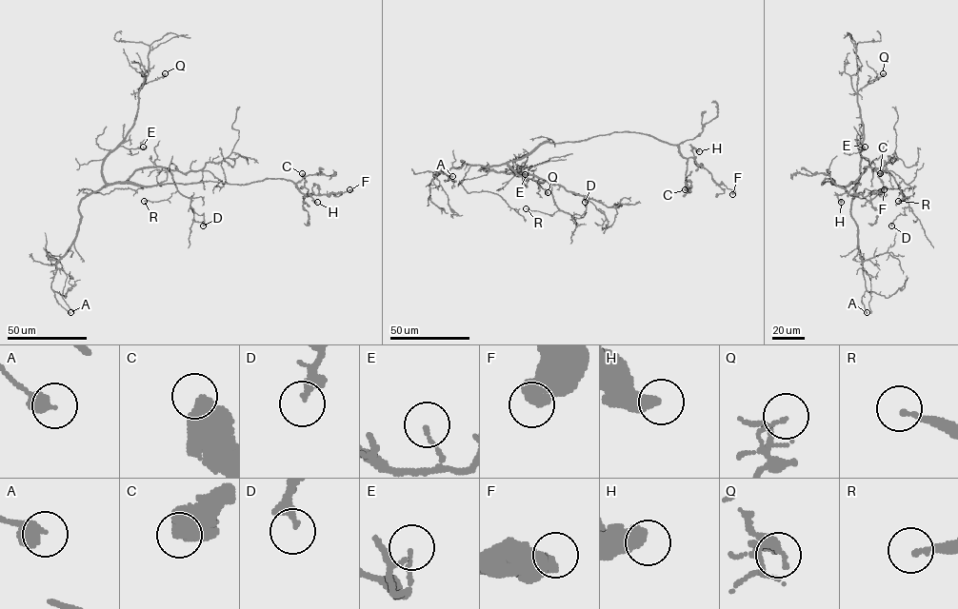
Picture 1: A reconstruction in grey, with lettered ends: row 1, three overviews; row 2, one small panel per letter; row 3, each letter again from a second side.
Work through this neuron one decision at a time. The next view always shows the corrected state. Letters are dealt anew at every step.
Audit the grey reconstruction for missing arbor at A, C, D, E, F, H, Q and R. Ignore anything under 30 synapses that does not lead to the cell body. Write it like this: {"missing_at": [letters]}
{"missing_at": ["C"]}

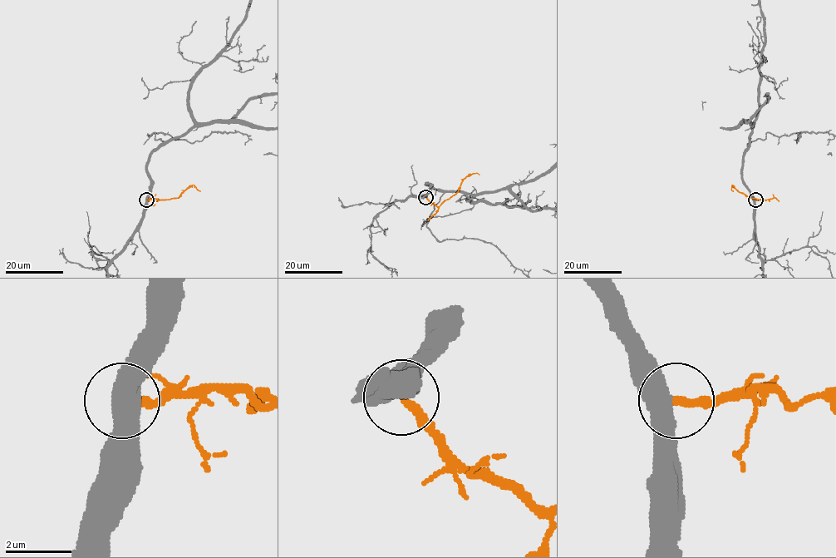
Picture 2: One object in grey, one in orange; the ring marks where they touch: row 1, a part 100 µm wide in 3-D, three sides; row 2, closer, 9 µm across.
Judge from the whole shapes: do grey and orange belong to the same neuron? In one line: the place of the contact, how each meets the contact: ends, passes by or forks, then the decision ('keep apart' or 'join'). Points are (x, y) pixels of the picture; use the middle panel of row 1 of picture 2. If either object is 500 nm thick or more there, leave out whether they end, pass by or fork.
place (425, 197); join

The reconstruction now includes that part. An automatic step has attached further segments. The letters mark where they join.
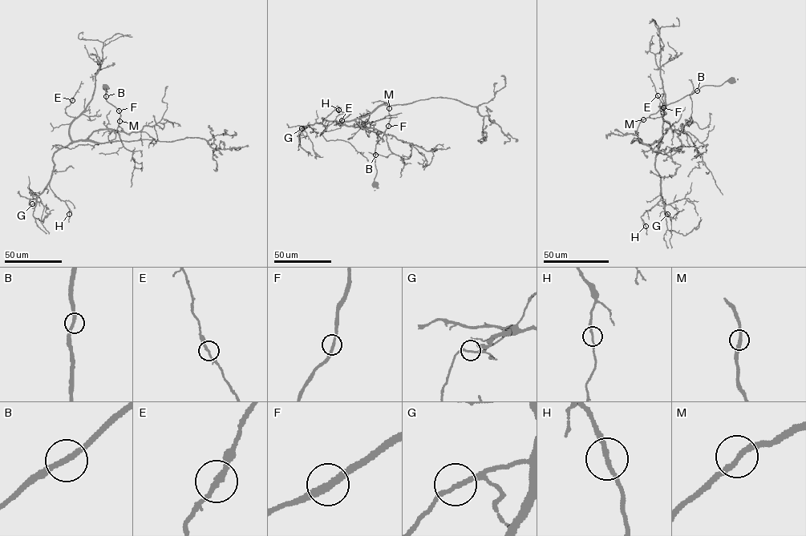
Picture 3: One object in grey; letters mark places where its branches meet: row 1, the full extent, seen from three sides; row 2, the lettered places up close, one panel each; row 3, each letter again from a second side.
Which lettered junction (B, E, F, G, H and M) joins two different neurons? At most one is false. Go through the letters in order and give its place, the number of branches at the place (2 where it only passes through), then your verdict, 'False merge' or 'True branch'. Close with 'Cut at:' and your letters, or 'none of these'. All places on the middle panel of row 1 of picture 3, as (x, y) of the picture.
B: Place: (375, 155). Branches: 2. True branch
E: Place: (342, 120). Branches: 2. True branch
F: Place: (388, 126). Branches: 2. True branch
G: Place: (301, 128). Branches: 2. True branch
H: Place: (338, 110). Branches: 2. True branch
M: Place: (389, 108). Branches: 2. True branch
Cut at: none of these

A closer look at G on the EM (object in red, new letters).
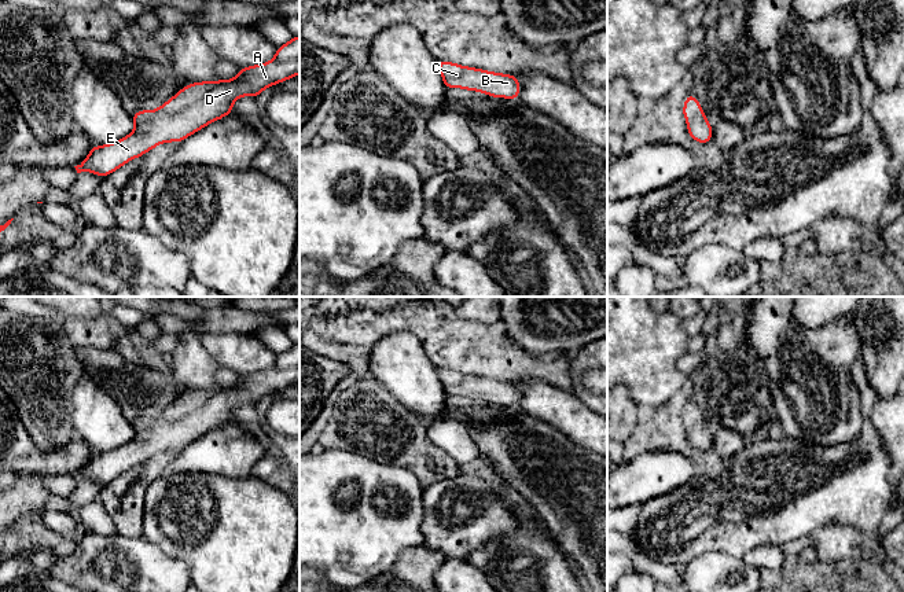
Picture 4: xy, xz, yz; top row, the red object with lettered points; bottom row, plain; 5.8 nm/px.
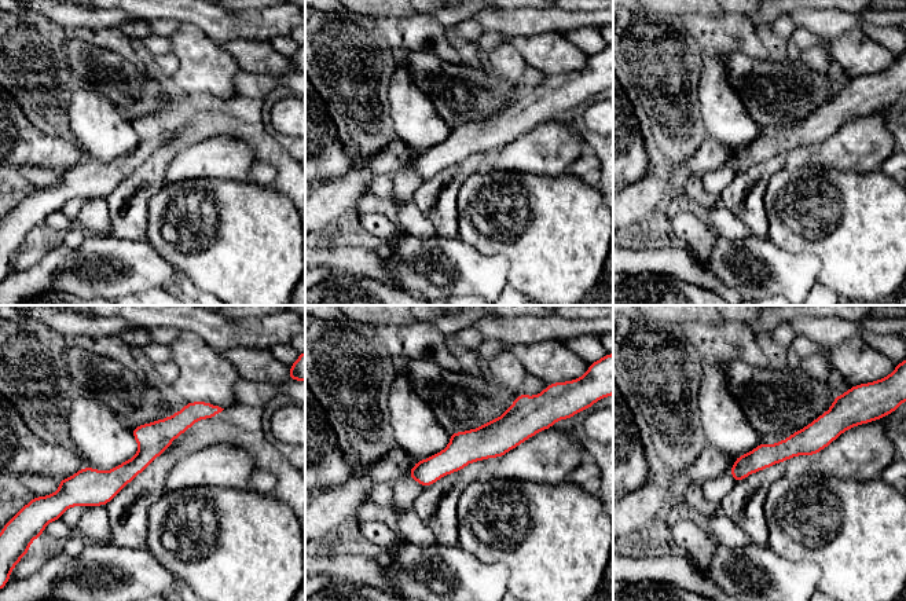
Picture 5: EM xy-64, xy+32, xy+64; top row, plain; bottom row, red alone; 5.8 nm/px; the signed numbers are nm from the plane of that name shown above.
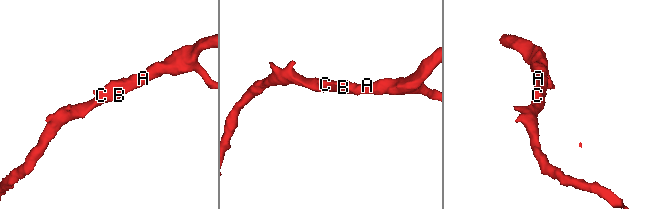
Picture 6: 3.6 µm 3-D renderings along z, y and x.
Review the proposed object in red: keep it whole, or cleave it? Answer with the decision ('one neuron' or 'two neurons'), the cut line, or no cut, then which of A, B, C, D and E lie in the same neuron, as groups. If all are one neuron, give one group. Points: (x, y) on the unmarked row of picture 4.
one neuron; no cut; A B C D E

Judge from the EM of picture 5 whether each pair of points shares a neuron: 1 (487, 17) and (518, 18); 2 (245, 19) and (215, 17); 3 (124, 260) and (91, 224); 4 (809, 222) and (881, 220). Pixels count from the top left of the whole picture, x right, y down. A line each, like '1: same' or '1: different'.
1: same
2: same
3: different
4: same

